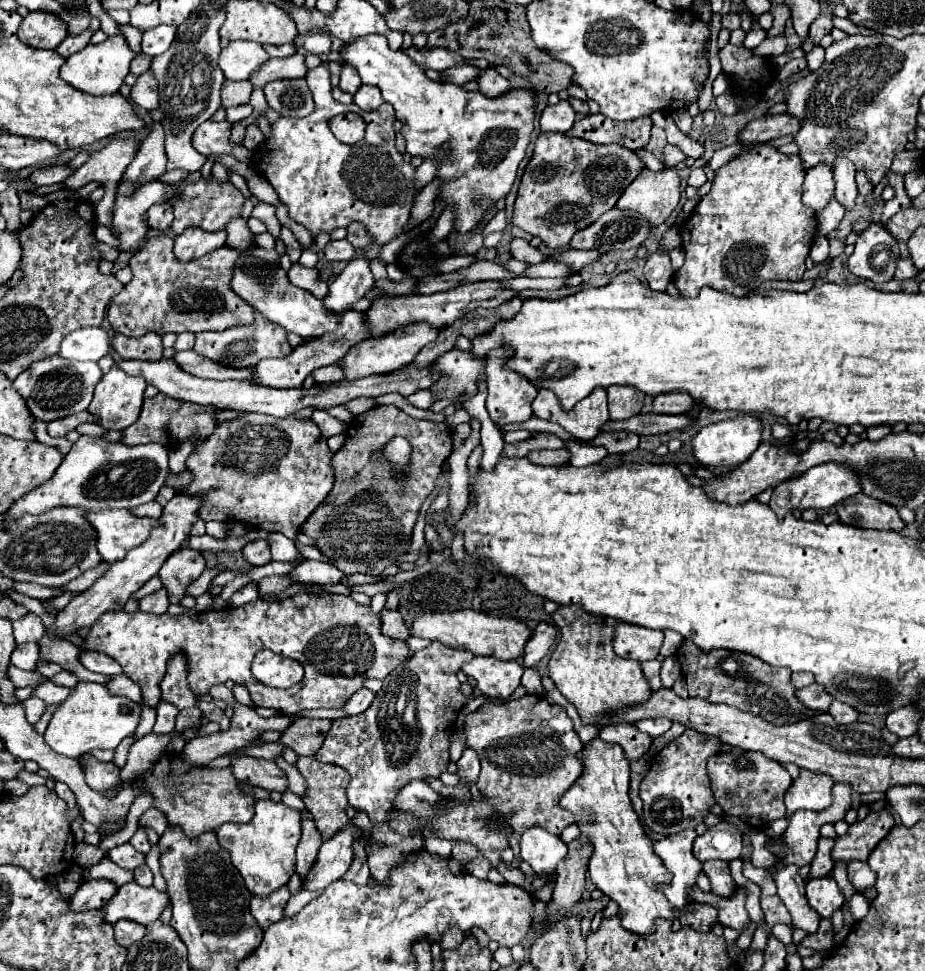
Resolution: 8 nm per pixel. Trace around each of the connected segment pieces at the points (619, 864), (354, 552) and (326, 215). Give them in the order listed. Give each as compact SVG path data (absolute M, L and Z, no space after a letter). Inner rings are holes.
M595 738L591 744L585 746L583 754L585 772L583 776L563 794L561 806L565 810L571 810L577 818L577 826L581 830L587 830L591 834L591 842L595 846L595 852L589 862L589 876L593 884L611 900L619 904L619 916L621 926L633 934L653 934L655 932L655 920L679 920L681 926L689 926L699 932L709 932L717 920L717 908L711 904L697 904L687 902L687 908L693 908L691 912L677 910L669 904L663 892L657 890L659 884L669 884L671 874L663 866L661 858L653 852L653 842L647 836L645 828L641 826L631 800L629 800L629 762L623 758L623 748L607 742L599 742ZM595 812L595 826L587 822L587 814Z
M377 406L355 416L349 422L347 434L345 446L333 456L335 486L331 490L331 500L329 504L321 504L301 530L317 540L315 546L331 556L339 570L347 574L359 570L375 576L395 564L399 556L407 554L417 512L433 490L441 466L453 452L453 436L447 424L411 418L395 406ZM395 436L403 436L413 448L411 468L407 468L407 484L401 486L395 468L389 468L383 458L377 462L371 460L373 452L381 450Z
M321 62L317 68L309 70L305 76L309 90L313 92L315 98L315 112L309 114L307 118L277 118L271 124L271 136L265 138L265 142L253 152L253 166L259 174L263 174L275 192L279 194L279 200L289 208L289 218L303 224L313 236L323 232L331 232L341 226L349 226L351 222L359 220L367 226L369 234L373 236L373 244L383 246L397 238L401 230L405 228L409 216L411 216L411 206L415 200L415 190L413 190L413 174L415 168L403 160L403 156L395 150L395 110L391 104L383 104L377 110L365 112L359 110L357 104L339 104L331 96L331 82L329 82L329 62ZM341 112L357 112L365 122L365 138L357 144L341 144L331 128L329 120L335 114Z

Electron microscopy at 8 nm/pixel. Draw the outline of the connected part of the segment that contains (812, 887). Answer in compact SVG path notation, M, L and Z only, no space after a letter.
M823 876L807 880L807 900L821 918L831 918L843 906L845 896L831 876Z

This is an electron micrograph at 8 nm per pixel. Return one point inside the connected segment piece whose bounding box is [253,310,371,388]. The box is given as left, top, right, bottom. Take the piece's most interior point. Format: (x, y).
(289, 372)

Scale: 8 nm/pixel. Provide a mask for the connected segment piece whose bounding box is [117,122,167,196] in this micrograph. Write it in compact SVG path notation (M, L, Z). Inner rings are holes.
M155 122L151 126L147 140L141 144L133 162L127 166L117 194L131 196L139 186L161 178L167 172L165 158L167 156L163 150L163 126L159 126L159 122Z

